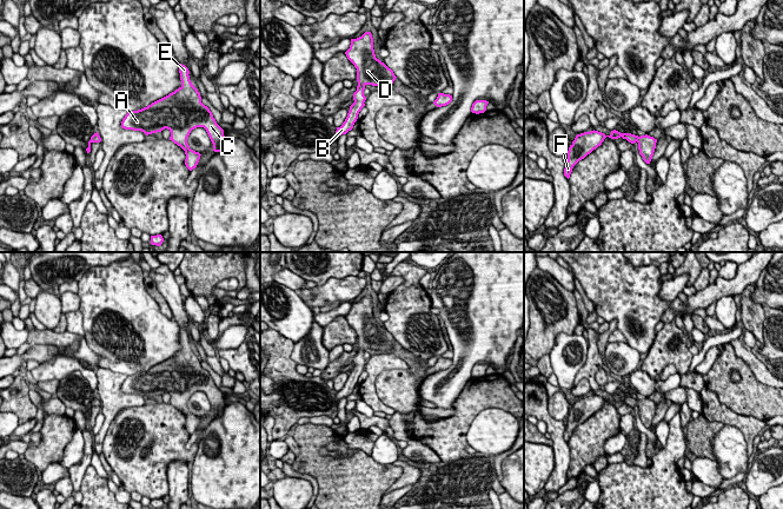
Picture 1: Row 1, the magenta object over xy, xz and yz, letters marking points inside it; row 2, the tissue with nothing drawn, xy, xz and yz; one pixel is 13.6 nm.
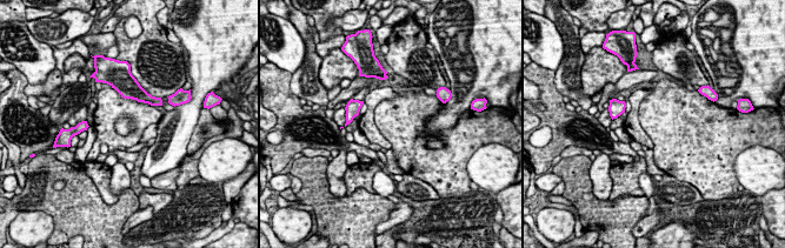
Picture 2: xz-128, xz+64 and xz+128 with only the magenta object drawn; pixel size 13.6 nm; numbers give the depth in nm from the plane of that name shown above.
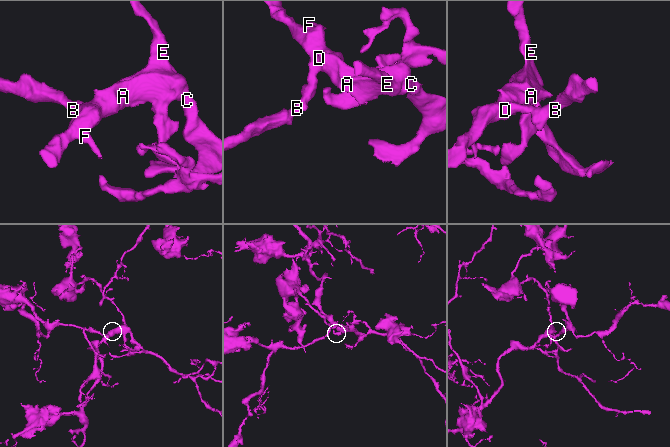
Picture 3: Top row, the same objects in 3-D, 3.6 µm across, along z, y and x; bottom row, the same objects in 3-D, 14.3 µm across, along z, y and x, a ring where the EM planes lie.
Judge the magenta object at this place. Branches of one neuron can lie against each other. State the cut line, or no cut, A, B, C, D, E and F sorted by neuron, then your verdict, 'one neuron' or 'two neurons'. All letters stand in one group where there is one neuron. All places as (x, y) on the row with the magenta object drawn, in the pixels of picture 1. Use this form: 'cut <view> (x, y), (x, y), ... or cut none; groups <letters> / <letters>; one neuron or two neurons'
cut none; groups A B C D E F; one neuron

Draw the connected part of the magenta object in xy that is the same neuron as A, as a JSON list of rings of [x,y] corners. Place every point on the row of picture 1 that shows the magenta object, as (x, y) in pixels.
[[[180,64],[179,73],[181,86],[178,90],[147,107],[127,112],[121,127],[141,131],[146,135],[167,128],[171,132],[170,140],[185,151],[185,165],[192,171],[197,167],[201,154],[191,150],[187,144],[191,131],[204,127],[213,144],[214,152],[223,151],[225,135],[210,108],[201,103],[200,93],[190,80],[188,68]]]

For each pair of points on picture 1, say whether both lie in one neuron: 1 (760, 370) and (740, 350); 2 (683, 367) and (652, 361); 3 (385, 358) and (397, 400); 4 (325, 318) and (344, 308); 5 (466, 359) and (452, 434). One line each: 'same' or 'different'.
1: same
2: same
3: different
4: same
5: different

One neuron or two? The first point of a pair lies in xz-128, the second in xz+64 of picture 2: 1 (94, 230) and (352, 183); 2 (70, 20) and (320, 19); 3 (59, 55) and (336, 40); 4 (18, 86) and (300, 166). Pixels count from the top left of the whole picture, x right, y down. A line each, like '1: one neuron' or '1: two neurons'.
1: two neurons
2: two neurons
3: one neuron
4: two neurons

